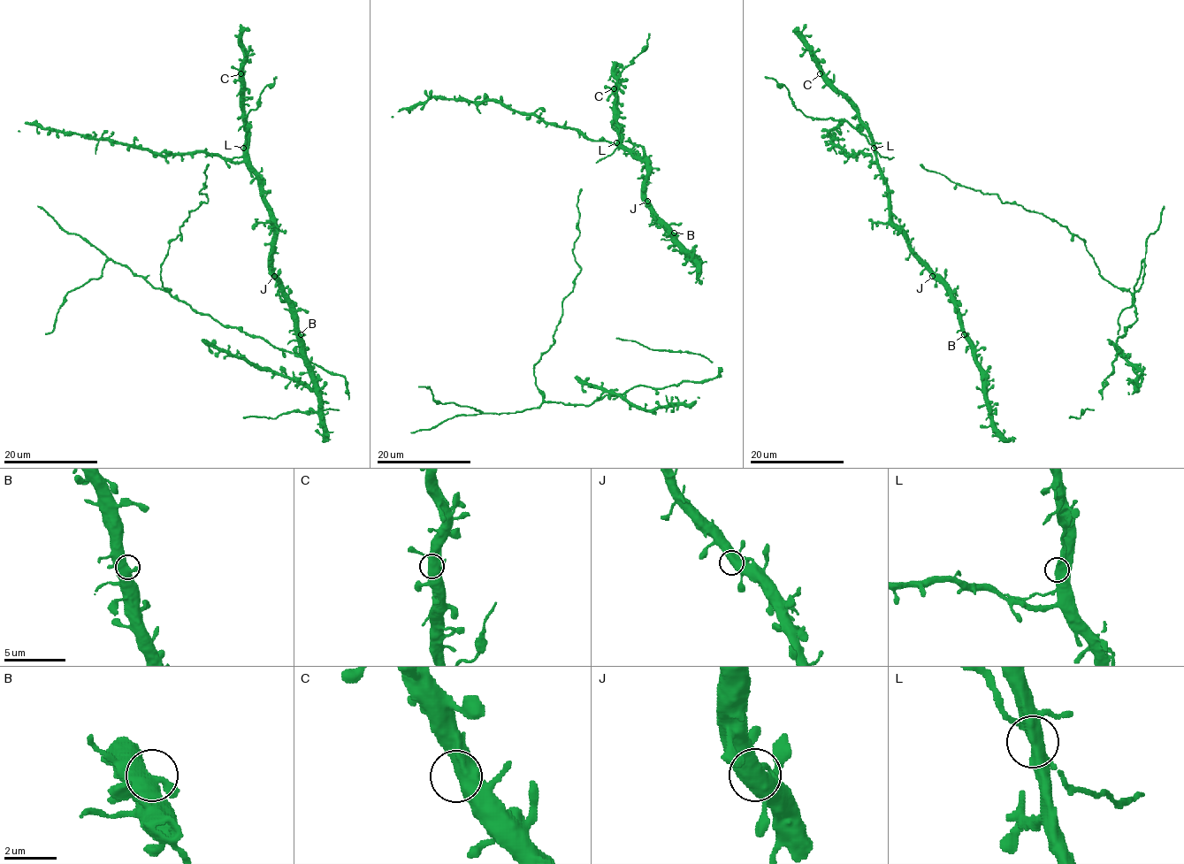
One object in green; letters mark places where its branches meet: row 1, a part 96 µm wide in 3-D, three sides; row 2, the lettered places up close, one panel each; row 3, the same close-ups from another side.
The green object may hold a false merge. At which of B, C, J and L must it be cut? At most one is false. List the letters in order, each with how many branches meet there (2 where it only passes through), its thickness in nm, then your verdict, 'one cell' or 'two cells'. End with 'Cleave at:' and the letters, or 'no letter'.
B: 3 | 440 nm | one cell
C: 3 | 480 nm | one cell
J: 3 | 460 nm | one cell
L: 3 | 460 nm | one cell
Cleave at: no letter

